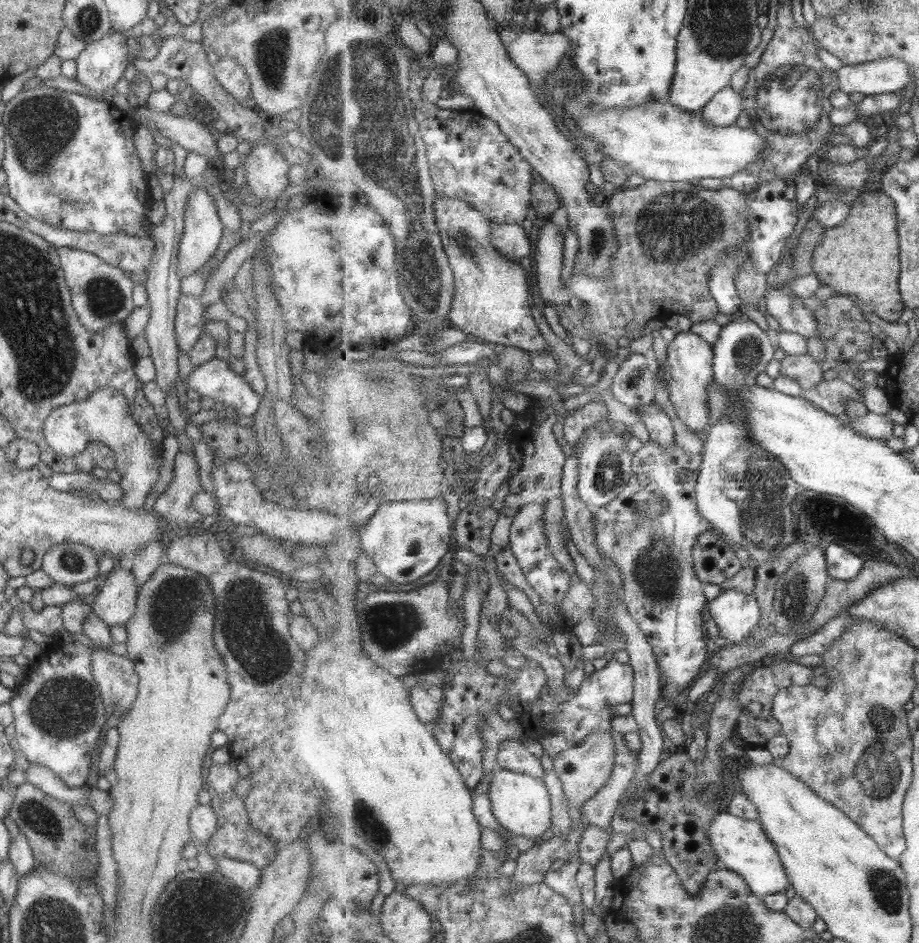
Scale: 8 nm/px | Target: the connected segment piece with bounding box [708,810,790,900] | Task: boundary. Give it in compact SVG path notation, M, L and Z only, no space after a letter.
M728 810L721 811L717 813L708 837L725 868L744 877L752 891L761 900L765 900L772 894L783 893L790 884L788 873L785 872L784 861L781 860L776 845L773 844L771 837L765 832L759 820L747 820L745 817L735 816Z

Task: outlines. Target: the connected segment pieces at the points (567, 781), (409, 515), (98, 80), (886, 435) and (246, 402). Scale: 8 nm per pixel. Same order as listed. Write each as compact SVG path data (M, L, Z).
M594 732L583 739L581 744L557 753L553 758L553 770L562 780L565 798L571 810L581 808L589 802L608 782L616 765L616 744L609 732Z
M443 496L429 500L405 500L397 502L380 501L380 508L361 528L359 544L366 556L371 557L377 565L378 572L389 579L392 584L409 584L426 576L439 566L439 560L448 552L453 540L451 528L453 519L447 514L447 502Z
M111 31L101 39L89 42L76 58L75 79L89 90L89 95L99 97L115 83L127 66L126 38Z
M870 410L865 416L860 418L852 418L847 414L842 414L838 417L844 423L847 423L849 428L853 428L855 432L861 433L861 436L885 442L893 438L895 422L885 414L875 413Z
M216 357L200 364L198 367L193 367L186 380L186 386L187 389L195 390L200 398L206 396L211 398L213 403L221 402L234 418L252 416L257 410L257 405L261 403L260 396L254 390L251 390L251 387L247 384L247 377L236 374L227 367L227 361Z

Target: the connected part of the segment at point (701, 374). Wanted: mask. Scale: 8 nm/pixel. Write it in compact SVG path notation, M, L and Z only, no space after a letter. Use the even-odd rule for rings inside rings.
M691 331L678 333L675 338L667 345L666 366L671 379L669 379L669 398L675 408L678 418L687 425L687 428L696 432L700 436L707 434L711 424L710 406L708 405L708 388L714 382L714 350L713 346L703 340L701 336Z

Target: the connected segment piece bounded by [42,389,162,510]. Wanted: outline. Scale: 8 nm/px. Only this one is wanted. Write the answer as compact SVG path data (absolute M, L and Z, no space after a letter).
M108 389L93 391L85 400L54 408L44 420L42 430L46 444L60 456L77 456L81 454L81 451L89 443L97 442L109 447L113 451L115 471L121 477L118 483L122 488L123 495L121 495L121 499L117 503L121 508L125 508L125 510L139 510L143 506L146 496L150 493L151 488L153 488L153 485L159 478L162 458L159 458L153 442L137 426L138 424L135 422L133 415L130 414L128 402L122 395L122 392Z

